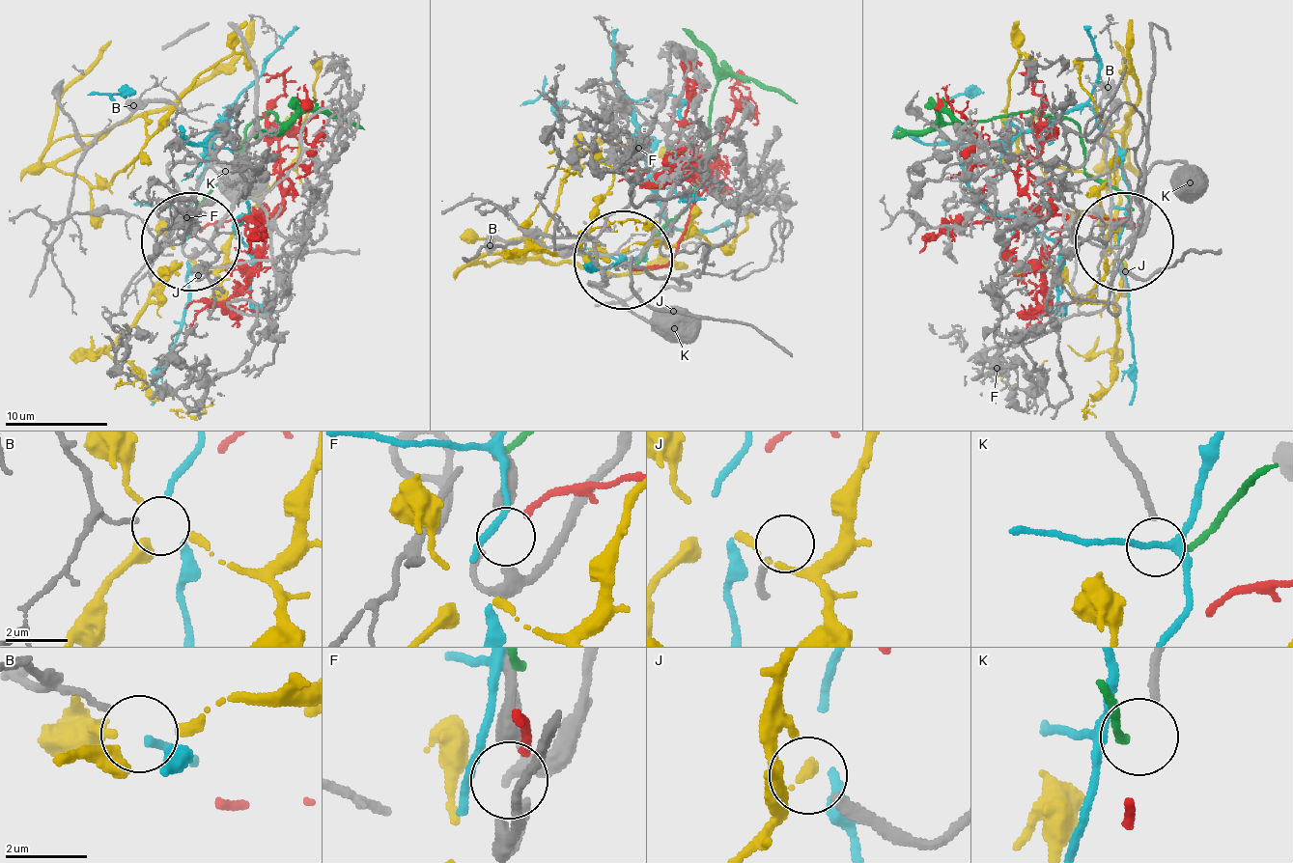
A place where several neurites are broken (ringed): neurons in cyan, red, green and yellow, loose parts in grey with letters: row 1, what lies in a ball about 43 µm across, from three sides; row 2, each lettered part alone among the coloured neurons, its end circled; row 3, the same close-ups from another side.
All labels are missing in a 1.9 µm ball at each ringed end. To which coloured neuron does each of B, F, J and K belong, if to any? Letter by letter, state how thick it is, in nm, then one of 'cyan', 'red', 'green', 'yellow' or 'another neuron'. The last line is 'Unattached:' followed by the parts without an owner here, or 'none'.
B: 140 nm thick; another neuron
F: 200 nm thick; red
J: 280 nm thick; another neuron
K: 200 nm thick; green
Unattached: B, J

